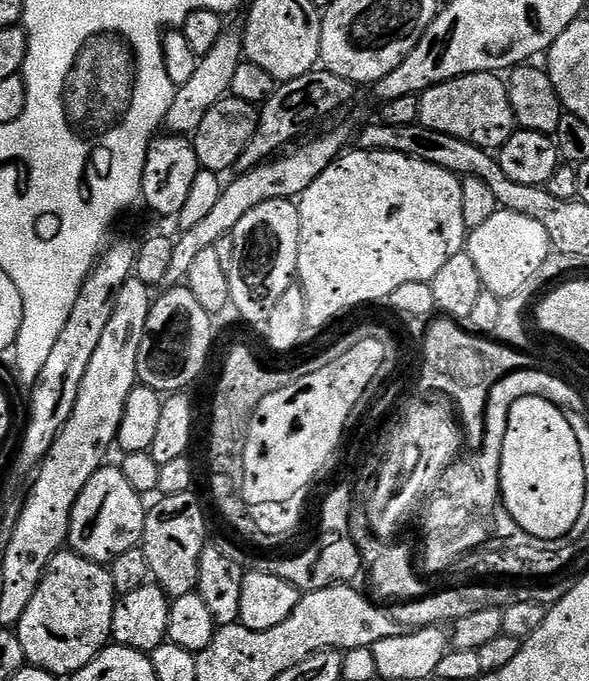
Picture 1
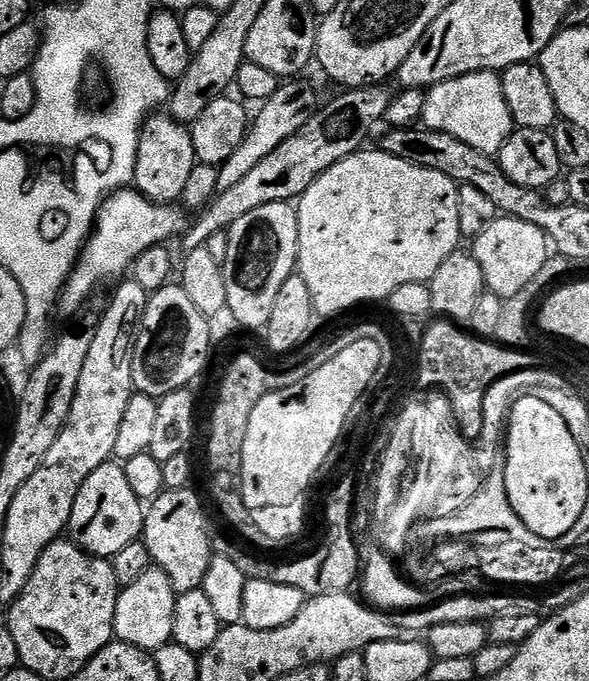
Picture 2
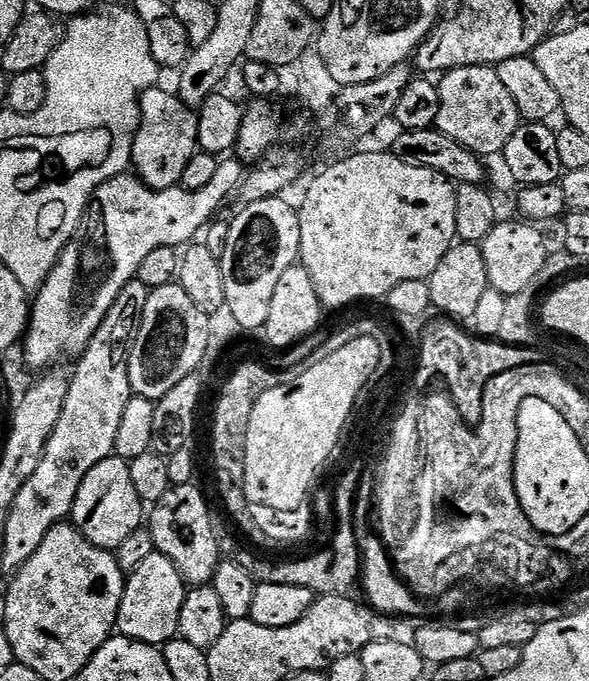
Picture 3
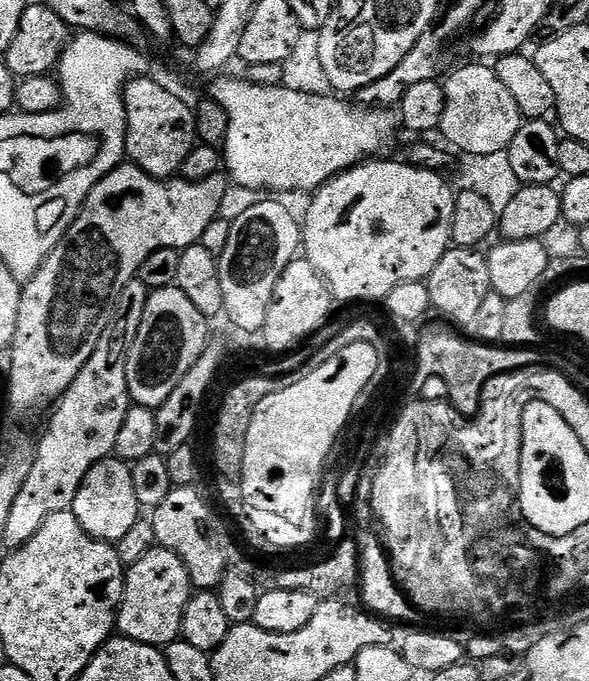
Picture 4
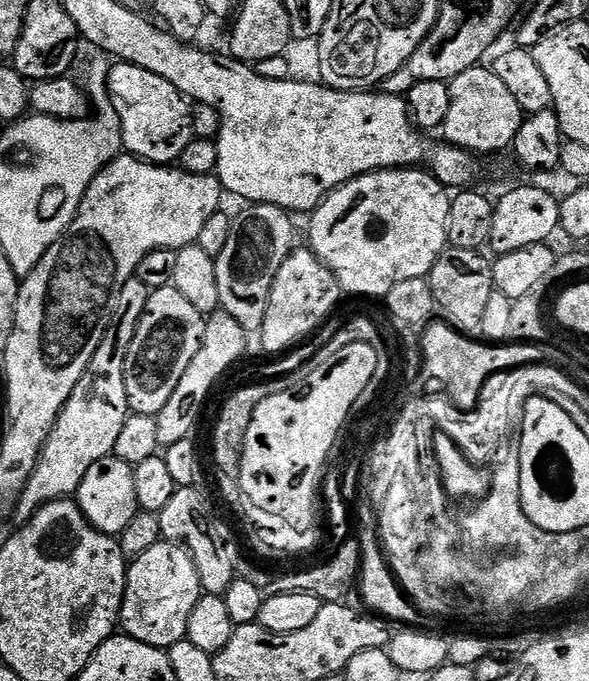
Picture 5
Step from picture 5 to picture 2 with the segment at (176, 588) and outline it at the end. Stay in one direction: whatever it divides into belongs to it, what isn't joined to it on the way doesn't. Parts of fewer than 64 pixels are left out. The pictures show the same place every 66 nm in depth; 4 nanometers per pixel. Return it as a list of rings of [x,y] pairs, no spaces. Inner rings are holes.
[[[155,566],[146,570],[138,582],[123,585],[118,606],[114,610],[114,636],[119,643],[155,654],[162,646],[173,643],[174,612],[178,593],[162,569]]]

